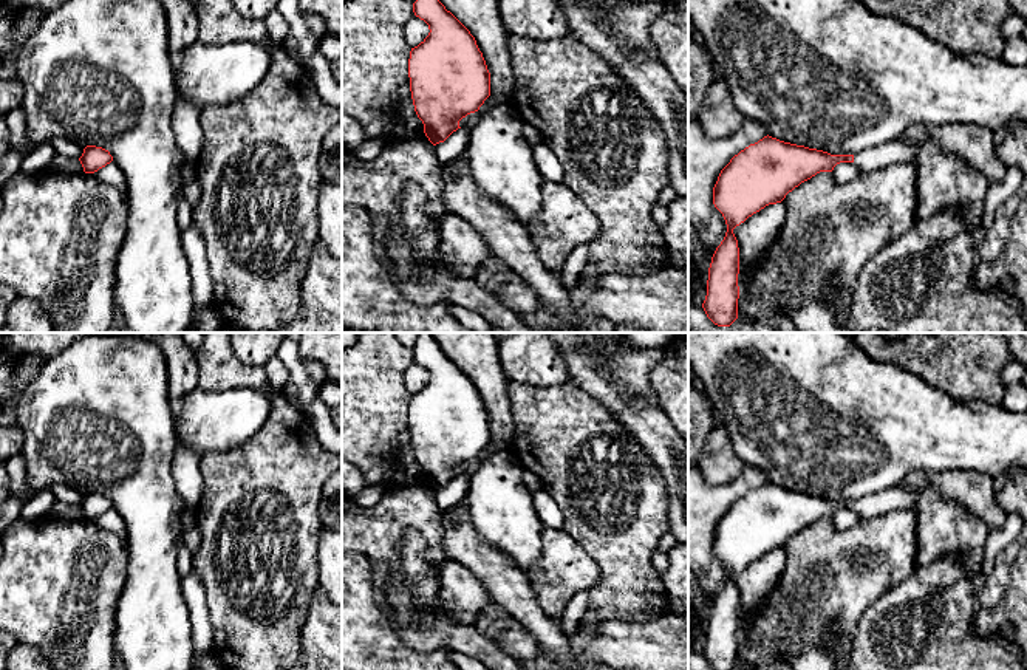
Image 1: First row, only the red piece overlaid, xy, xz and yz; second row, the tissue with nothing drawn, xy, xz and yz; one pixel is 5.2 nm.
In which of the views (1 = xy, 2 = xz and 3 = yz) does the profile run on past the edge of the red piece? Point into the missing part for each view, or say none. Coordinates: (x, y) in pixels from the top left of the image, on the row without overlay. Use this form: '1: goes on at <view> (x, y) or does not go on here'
1: does not go on here
2: does not go on here
3: goes on at yz (879, 503)

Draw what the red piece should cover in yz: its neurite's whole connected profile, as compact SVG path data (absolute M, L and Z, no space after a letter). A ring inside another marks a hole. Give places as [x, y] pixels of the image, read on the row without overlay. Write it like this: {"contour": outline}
{"contour": "M767 481L735 501L713 534L713 551L722 560L727 579L708 614L702 650L707 664L713 670L733 670L738 665L736 573L766 552L781 549L789 538L817 520L832 518L840 509L854 509L862 517L879 517L896 509L916 511L919 500L919 492L894 486L857 501L831 501Z"}

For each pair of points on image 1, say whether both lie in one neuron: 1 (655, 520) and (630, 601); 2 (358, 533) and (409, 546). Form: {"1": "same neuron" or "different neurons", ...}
{"1": "same neuron", "2": "different neurons"}

